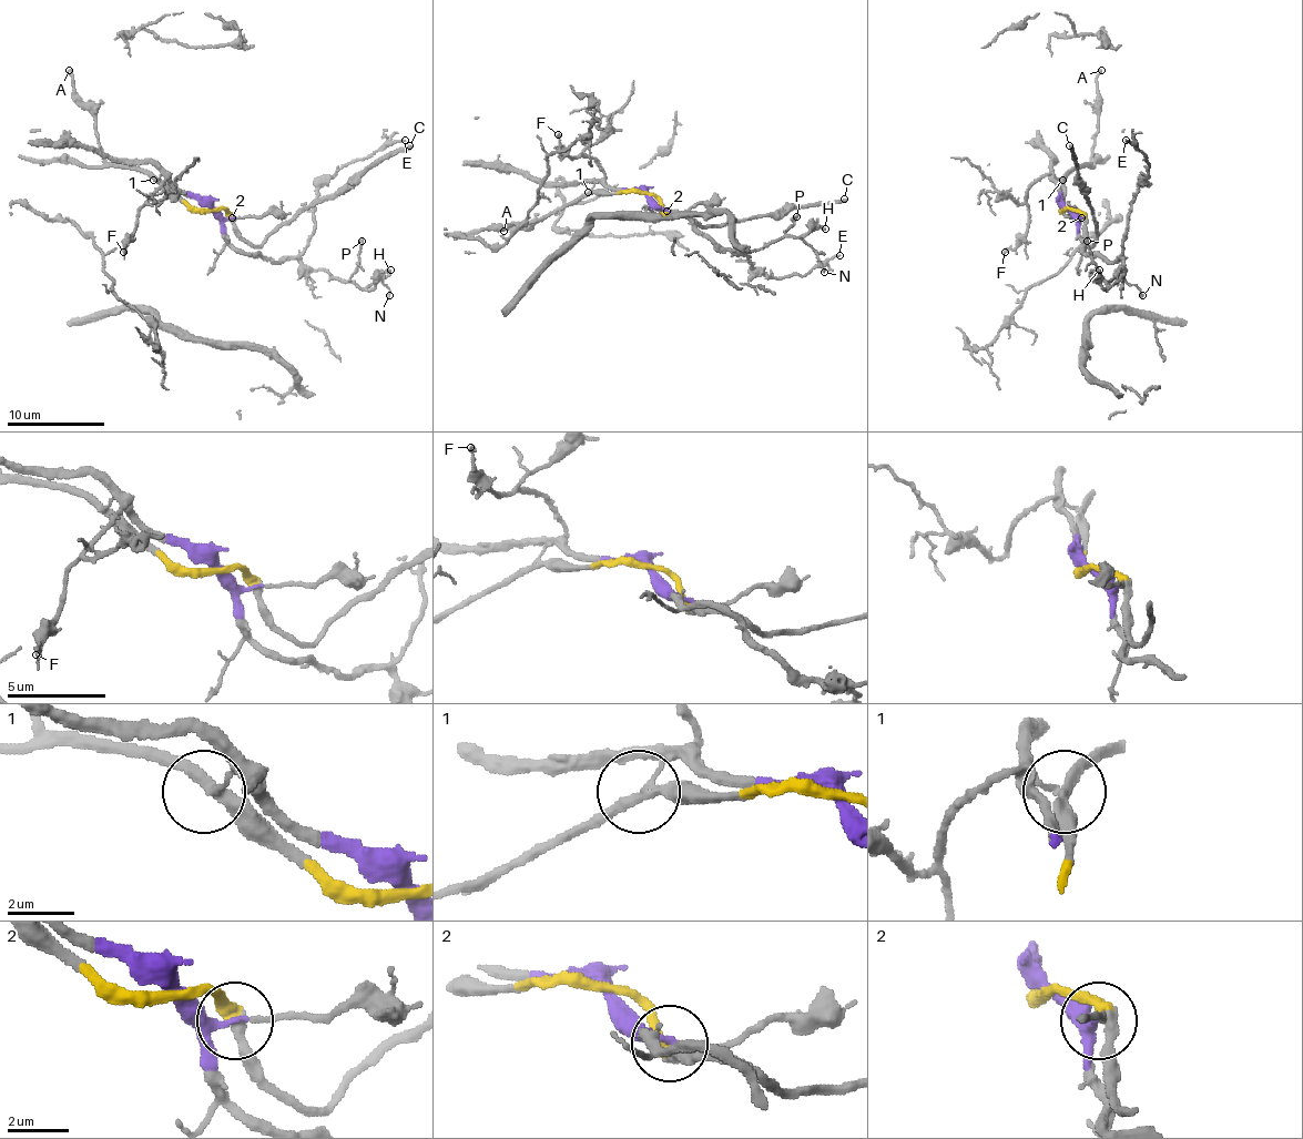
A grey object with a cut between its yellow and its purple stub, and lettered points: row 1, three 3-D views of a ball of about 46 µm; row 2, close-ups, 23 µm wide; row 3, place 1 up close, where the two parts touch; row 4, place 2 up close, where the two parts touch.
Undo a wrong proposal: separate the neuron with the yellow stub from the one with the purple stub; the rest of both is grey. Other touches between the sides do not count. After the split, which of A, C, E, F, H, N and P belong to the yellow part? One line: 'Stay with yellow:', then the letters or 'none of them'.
Stay with yellow: A, C

